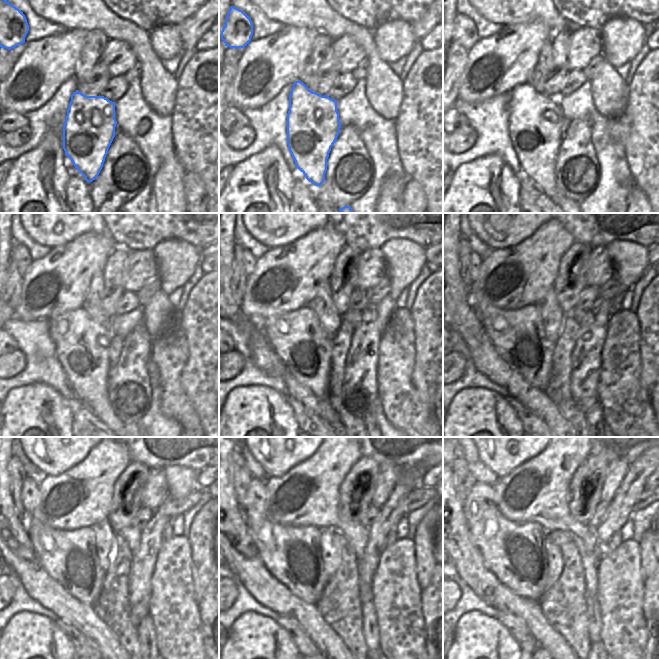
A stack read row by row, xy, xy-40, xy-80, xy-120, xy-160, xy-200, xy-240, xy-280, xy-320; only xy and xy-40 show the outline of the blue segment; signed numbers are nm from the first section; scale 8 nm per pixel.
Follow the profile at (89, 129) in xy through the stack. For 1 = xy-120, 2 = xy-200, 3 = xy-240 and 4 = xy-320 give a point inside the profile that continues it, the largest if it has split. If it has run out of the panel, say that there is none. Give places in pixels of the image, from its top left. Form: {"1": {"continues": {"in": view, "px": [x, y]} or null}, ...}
{"1": {"continues": {"in": "xy-120", "px": [81, 344]}}, "2": {"continues": {"in": "xy-200", "px": [518, 336]}}, "3": {"continues": {"in": "xy-240", "px": [68, 556]}}, "4": {"continues": {"in": "xy-320", "px": [514, 552]}}}

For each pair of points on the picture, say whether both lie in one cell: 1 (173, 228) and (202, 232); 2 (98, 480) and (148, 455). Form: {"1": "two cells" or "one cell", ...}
{"1": "one cell", "2": "two cells"}

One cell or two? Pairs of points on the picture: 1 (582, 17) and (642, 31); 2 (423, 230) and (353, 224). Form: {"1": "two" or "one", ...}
{"1": "two", "2": "one"}

